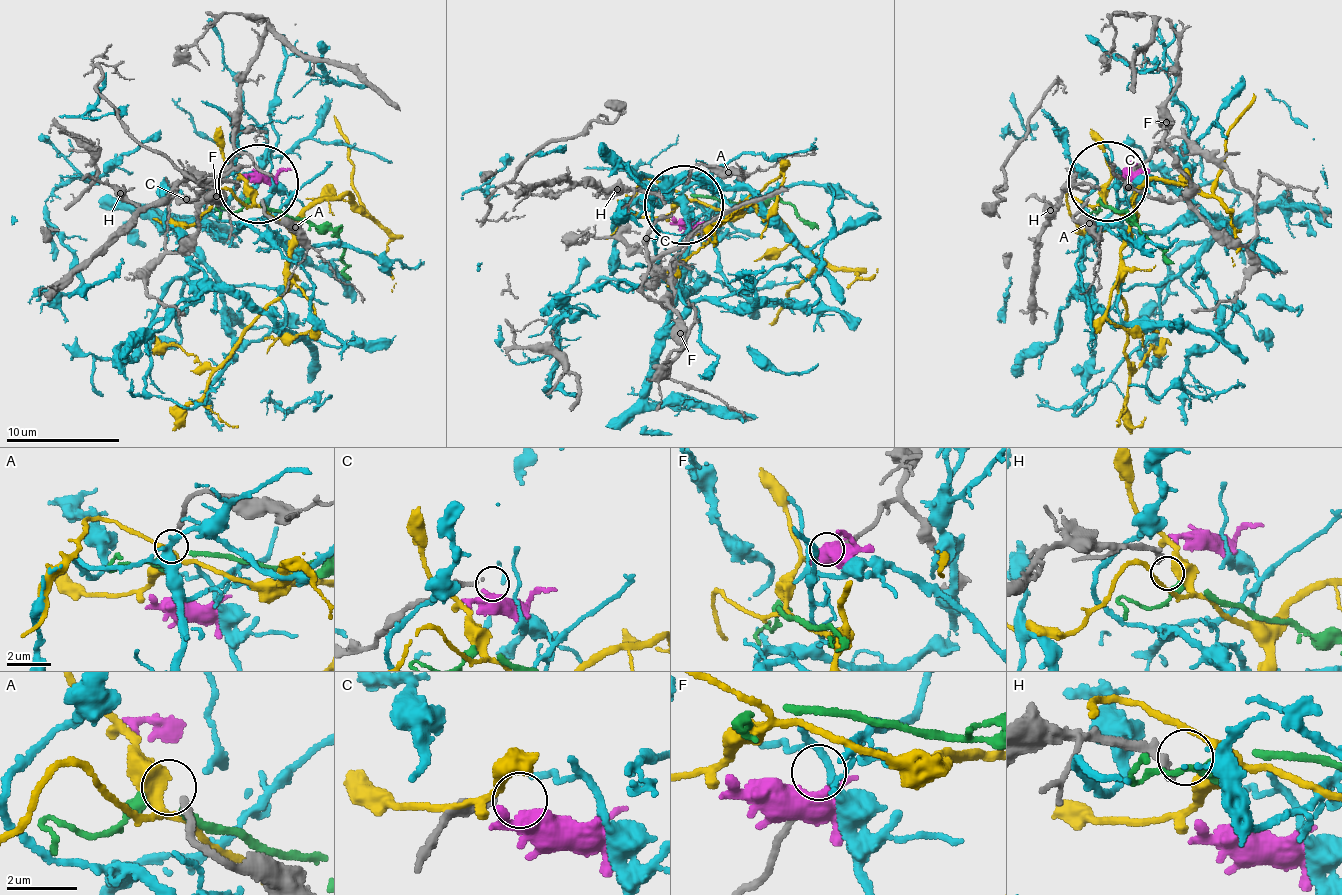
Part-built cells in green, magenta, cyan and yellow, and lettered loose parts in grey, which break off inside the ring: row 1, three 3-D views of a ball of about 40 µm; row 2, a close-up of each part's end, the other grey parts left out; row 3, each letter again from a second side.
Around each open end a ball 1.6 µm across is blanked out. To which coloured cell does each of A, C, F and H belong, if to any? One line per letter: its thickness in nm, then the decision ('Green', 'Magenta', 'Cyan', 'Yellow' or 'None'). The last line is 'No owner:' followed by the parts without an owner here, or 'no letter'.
A: Thickness 200 nm. None
C: Thickness 240 nm. None
F: Thickness 180 nm. None
H: Thickness 300 nm. Green
No owner: A, C, F

